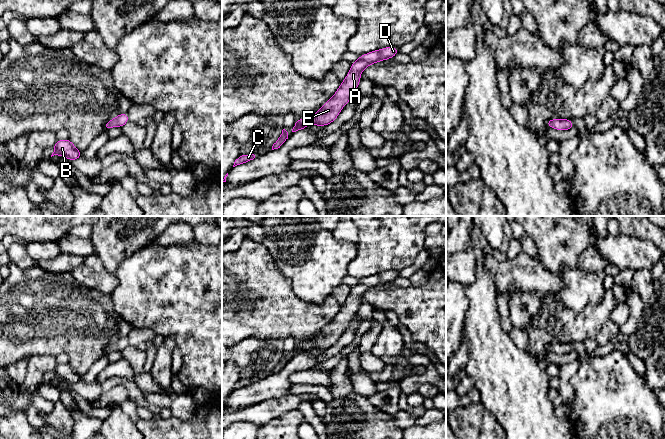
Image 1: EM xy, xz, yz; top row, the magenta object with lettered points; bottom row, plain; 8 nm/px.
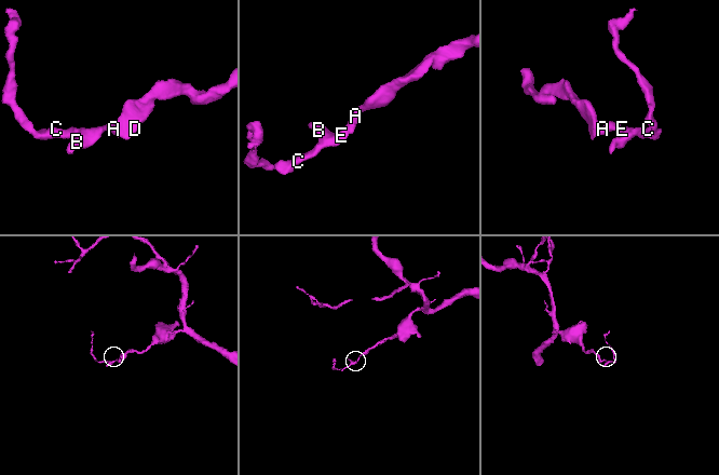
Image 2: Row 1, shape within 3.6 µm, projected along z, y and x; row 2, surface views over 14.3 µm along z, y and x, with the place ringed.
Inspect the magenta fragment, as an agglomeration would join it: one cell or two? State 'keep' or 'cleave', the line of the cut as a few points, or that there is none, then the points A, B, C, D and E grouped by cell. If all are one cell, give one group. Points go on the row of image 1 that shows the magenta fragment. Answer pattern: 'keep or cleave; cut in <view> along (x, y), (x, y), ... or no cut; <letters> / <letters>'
keep; no cut; A B C D E

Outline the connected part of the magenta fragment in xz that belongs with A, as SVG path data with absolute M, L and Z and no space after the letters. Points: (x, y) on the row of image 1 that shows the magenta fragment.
M385 47L381 50L361 55L356 62L351 64L349 73L334 96L313 116L296 120L292 132L303 130L308 125L326 126L333 122L341 112L342 107L348 104L352 94L356 91L361 80L361 72L369 65L390 59L397 53L399 53L399 48Z

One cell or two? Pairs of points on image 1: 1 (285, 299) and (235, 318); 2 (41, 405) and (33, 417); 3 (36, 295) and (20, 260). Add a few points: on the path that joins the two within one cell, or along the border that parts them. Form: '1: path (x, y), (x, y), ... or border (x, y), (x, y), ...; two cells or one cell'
1: path (273, 303), (250, 303), (247, 306); one cell
2: path (38, 407), (33, 414); one cell
3: border (10, 262), (24, 269), (34, 264); two cells

